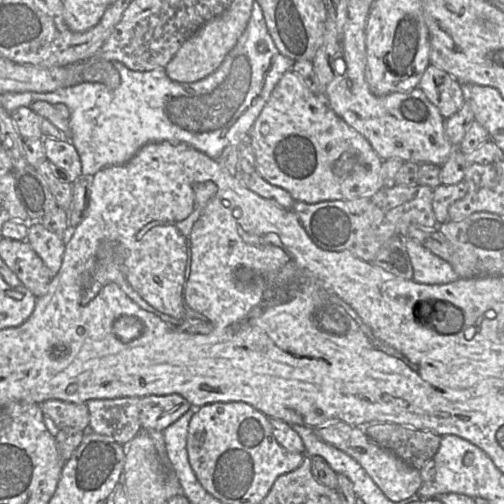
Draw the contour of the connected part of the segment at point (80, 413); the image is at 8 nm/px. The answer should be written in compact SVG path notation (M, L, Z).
M49 399L41 402L39 406L60 429L76 428L83 432L89 431L89 411L85 403Z

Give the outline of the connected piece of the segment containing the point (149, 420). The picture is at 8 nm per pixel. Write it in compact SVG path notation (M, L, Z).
M178 394L140 397L139 421L142 430L163 431L190 408L191 404Z

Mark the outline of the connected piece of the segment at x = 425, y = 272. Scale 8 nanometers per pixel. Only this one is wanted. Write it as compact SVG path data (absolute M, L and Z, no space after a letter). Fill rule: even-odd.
M405 237L404 243L412 264L415 282L447 284L460 278L449 262L433 254L415 239Z

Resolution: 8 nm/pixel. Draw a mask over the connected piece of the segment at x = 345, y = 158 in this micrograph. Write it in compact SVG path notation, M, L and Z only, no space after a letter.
M292 70L283 74L248 136L254 151L255 170L269 184L286 190L295 201L354 200L372 196L386 186L382 179L383 159L369 141L338 117L323 96L312 93Z

